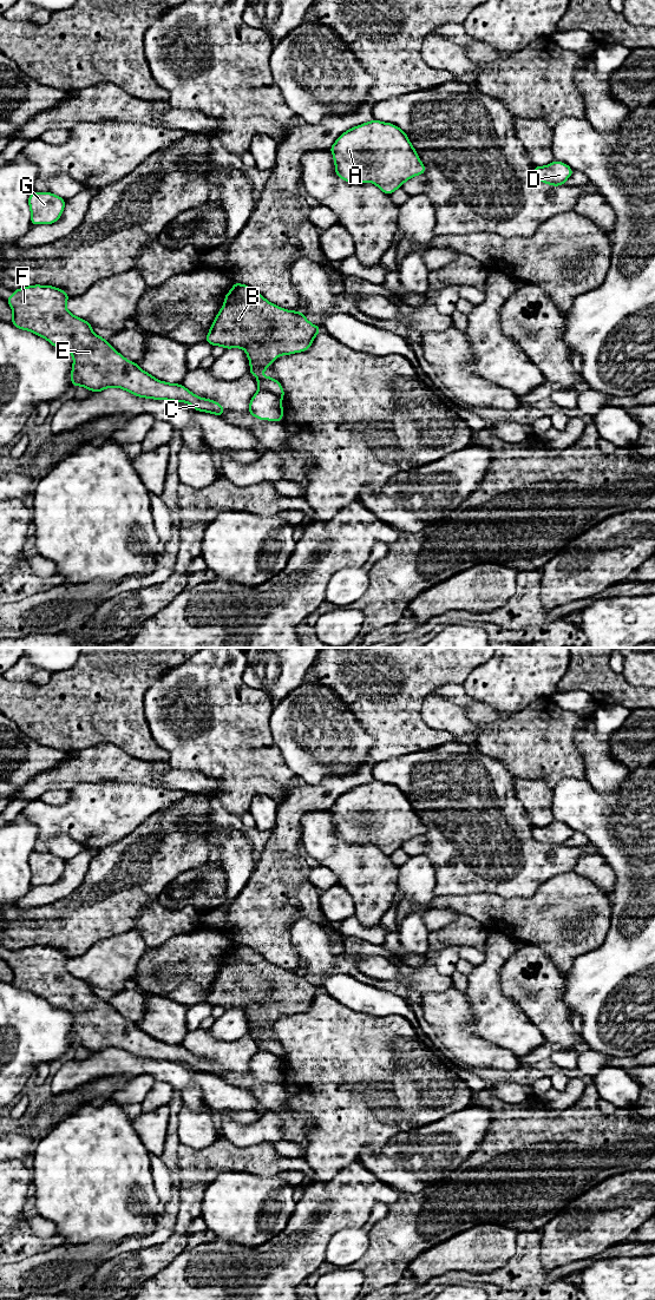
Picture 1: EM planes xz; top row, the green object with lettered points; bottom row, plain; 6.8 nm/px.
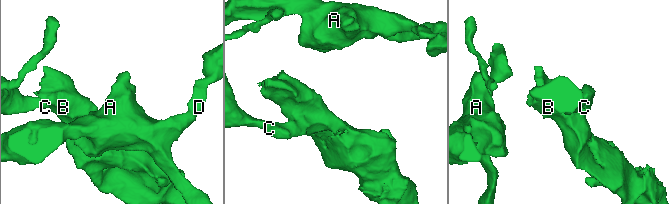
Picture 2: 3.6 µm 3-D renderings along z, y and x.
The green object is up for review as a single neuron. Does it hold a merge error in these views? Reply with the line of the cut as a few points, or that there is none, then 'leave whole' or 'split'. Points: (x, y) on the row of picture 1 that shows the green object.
cut xz (260, 388), (272, 391), (281, 398); split

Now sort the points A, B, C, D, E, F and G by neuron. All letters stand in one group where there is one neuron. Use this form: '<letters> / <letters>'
A C D E F G / B

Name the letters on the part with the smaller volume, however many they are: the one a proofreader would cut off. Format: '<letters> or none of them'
B

